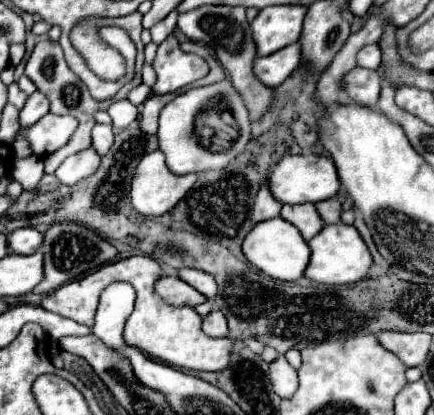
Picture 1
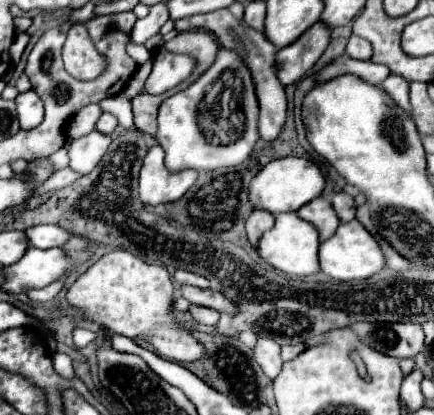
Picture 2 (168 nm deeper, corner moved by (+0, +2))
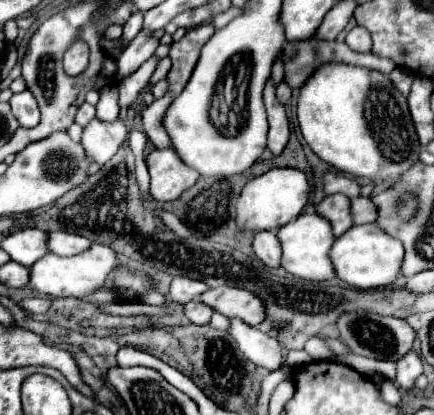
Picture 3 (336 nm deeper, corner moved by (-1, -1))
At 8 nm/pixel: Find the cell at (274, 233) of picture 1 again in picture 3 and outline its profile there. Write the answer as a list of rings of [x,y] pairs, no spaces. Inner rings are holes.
[[[304,212],[300,214],[294,222],[286,224],[278,232],[280,244],[282,244],[282,268],[286,268],[290,274],[306,280],[332,280],[336,278],[332,260],[330,260],[330,248],[334,244],[334,234],[332,234],[332,224],[322,218],[318,212]]]

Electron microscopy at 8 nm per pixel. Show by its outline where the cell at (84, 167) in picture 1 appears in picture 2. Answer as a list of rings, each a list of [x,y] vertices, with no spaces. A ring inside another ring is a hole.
[[[91,131],[81,139],[75,139],[69,149],[69,169],[73,169],[79,175],[91,173],[105,155],[109,141],[111,137],[105,137],[103,133],[95,133],[95,131]]]

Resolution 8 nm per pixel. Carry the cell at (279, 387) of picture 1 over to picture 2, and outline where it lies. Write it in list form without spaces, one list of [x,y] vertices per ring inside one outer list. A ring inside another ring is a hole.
[[[259,337],[259,343],[255,347],[255,357],[269,379],[275,379],[281,373],[281,369],[283,369],[281,347],[273,339]]]

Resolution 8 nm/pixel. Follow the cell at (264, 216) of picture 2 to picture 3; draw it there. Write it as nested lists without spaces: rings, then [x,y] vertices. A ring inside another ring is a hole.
[[[256,232],[254,234],[254,252],[256,256],[270,268],[278,268],[280,266],[280,258],[282,258],[282,246],[278,242],[278,238],[272,232]]]

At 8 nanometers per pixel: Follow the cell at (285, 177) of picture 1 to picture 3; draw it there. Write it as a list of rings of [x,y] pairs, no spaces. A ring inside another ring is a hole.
[[[272,168],[266,174],[252,178],[242,188],[242,194],[236,202],[236,224],[244,232],[278,230],[298,218],[298,214],[308,202],[308,194],[310,194],[310,186],[304,172],[296,168]]]

